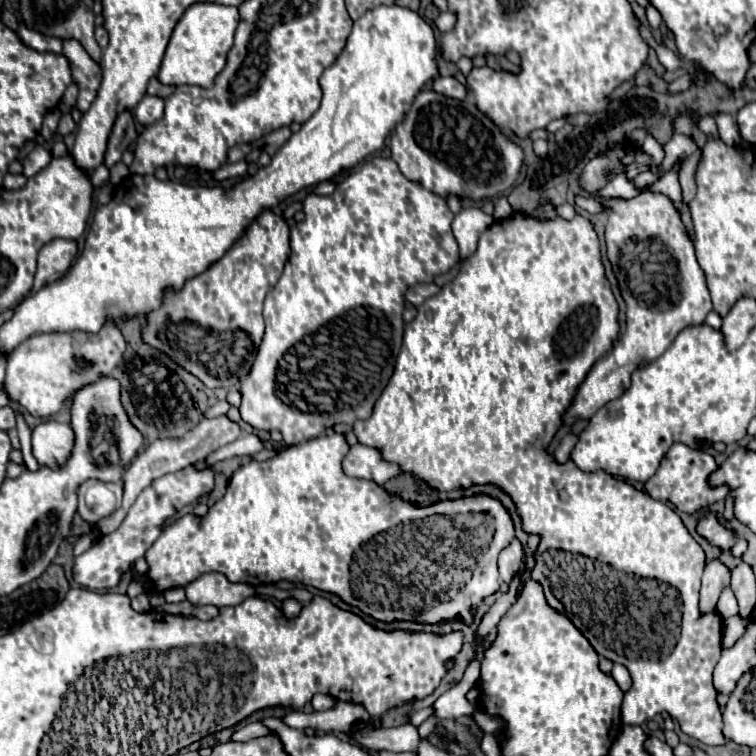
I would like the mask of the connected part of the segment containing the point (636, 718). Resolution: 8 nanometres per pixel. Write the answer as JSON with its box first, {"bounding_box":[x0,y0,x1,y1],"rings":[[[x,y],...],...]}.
{"bounding_box":[352,214,726,746],"rings":[[[514,214],[508,220],[494,222],[480,236],[478,250],[468,260],[464,260],[458,276],[450,284],[446,284],[440,290],[440,294],[428,298],[422,306],[418,306],[416,318],[404,330],[404,342],[396,358],[394,374],[390,376],[384,392],[376,400],[370,418],[356,420],[352,424],[352,432],[356,434],[360,444],[378,448],[386,462],[398,464],[402,472],[412,474],[418,480],[424,480],[424,484],[428,484],[436,492],[450,492],[450,490],[460,490],[460,488],[466,490],[476,484],[494,484],[502,488],[516,506],[522,530],[528,534],[536,534],[540,538],[540,544],[536,548],[536,566],[532,568],[530,578],[542,584],[546,602],[550,604],[550,608],[554,608],[556,612],[562,612],[588,638],[588,642],[598,652],[598,656],[624,664],[630,670],[634,684],[624,694],[622,722],[628,726],[640,726],[646,720],[666,710],[680,724],[684,734],[708,746],[722,746],[726,744],[724,734],[722,734],[722,714],[716,702],[716,690],[712,686],[712,670],[722,652],[720,648],[722,620],[718,614],[700,614],[698,610],[700,578],[704,570],[704,550],[690,536],[680,516],[672,508],[668,508],[664,502],[650,498],[646,492],[636,490],[630,482],[618,480],[610,476],[608,472],[602,472],[602,470],[594,474],[582,472],[574,464],[572,458],[560,464],[554,460],[552,454],[548,454],[548,446],[554,440],[558,428],[562,426],[564,414],[570,408],[578,392],[578,386],[584,382],[592,364],[612,348],[616,338],[618,338],[618,304],[606,280],[602,256],[600,256],[600,242],[590,220],[584,216],[574,216],[574,220],[570,222],[562,218],[556,218],[552,222],[538,222],[524,214]]]}

